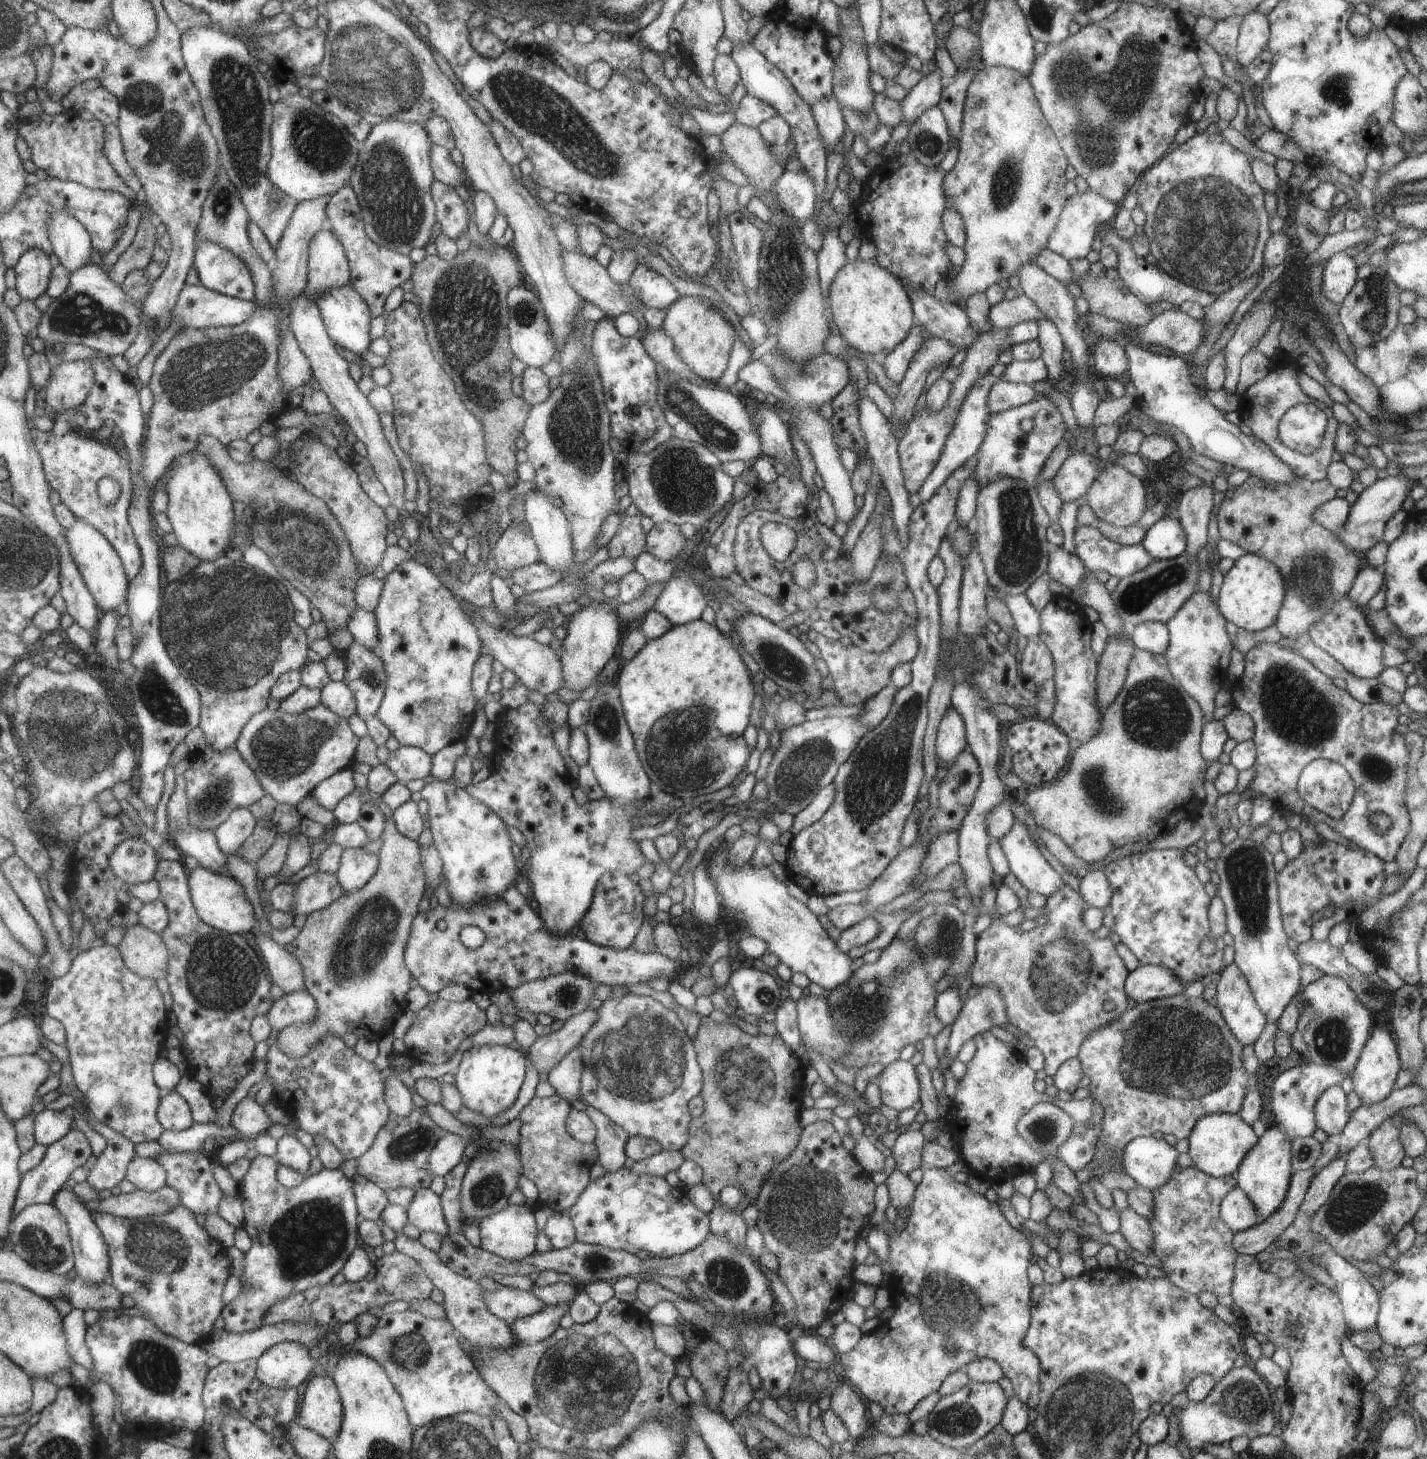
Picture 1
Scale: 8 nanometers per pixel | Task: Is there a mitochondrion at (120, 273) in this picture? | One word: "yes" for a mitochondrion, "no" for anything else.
no

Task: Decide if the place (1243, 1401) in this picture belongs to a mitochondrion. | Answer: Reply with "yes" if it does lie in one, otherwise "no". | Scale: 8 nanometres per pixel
yes

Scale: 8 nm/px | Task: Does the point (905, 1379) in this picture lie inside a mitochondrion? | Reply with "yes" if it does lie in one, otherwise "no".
no

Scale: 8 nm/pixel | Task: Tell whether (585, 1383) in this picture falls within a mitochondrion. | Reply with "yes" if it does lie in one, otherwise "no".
yes

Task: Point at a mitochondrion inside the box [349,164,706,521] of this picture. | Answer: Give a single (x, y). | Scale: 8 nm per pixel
(465, 308)

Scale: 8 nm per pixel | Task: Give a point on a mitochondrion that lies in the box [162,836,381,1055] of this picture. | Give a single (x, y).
(220, 974)

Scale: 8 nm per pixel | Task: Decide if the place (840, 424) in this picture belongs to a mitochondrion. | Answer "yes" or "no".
no

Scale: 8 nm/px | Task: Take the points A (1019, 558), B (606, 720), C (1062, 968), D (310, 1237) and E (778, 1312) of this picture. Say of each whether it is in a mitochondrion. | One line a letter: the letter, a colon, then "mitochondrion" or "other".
A: mitochondrion
B: mitochondrion
C: mitochondrion
D: mitochondrion
E: other

